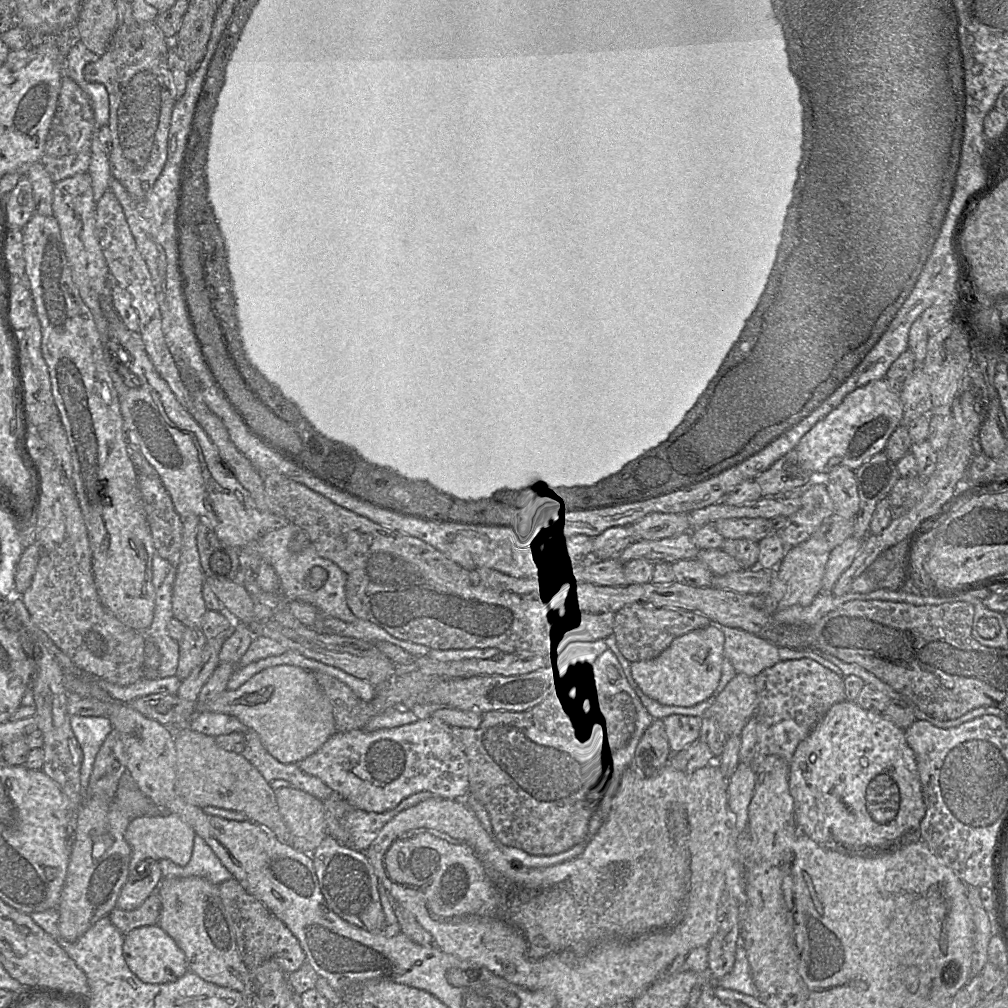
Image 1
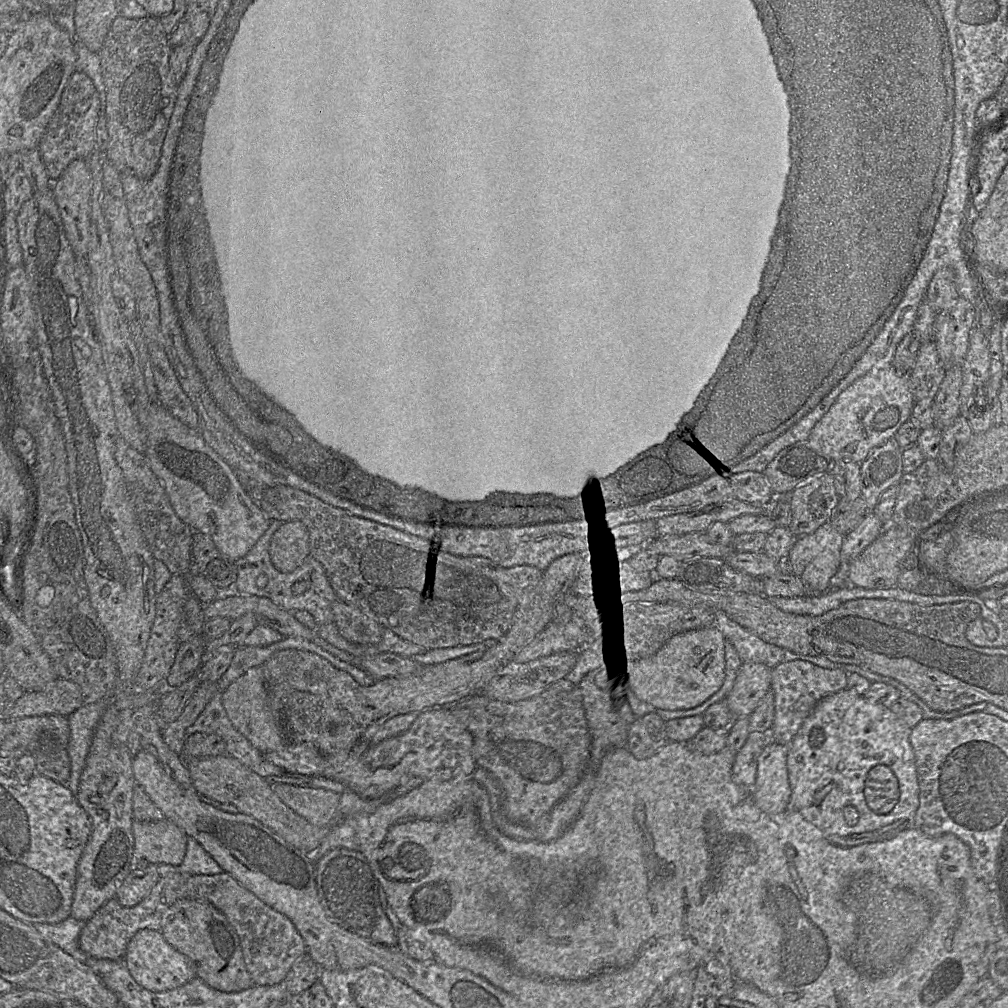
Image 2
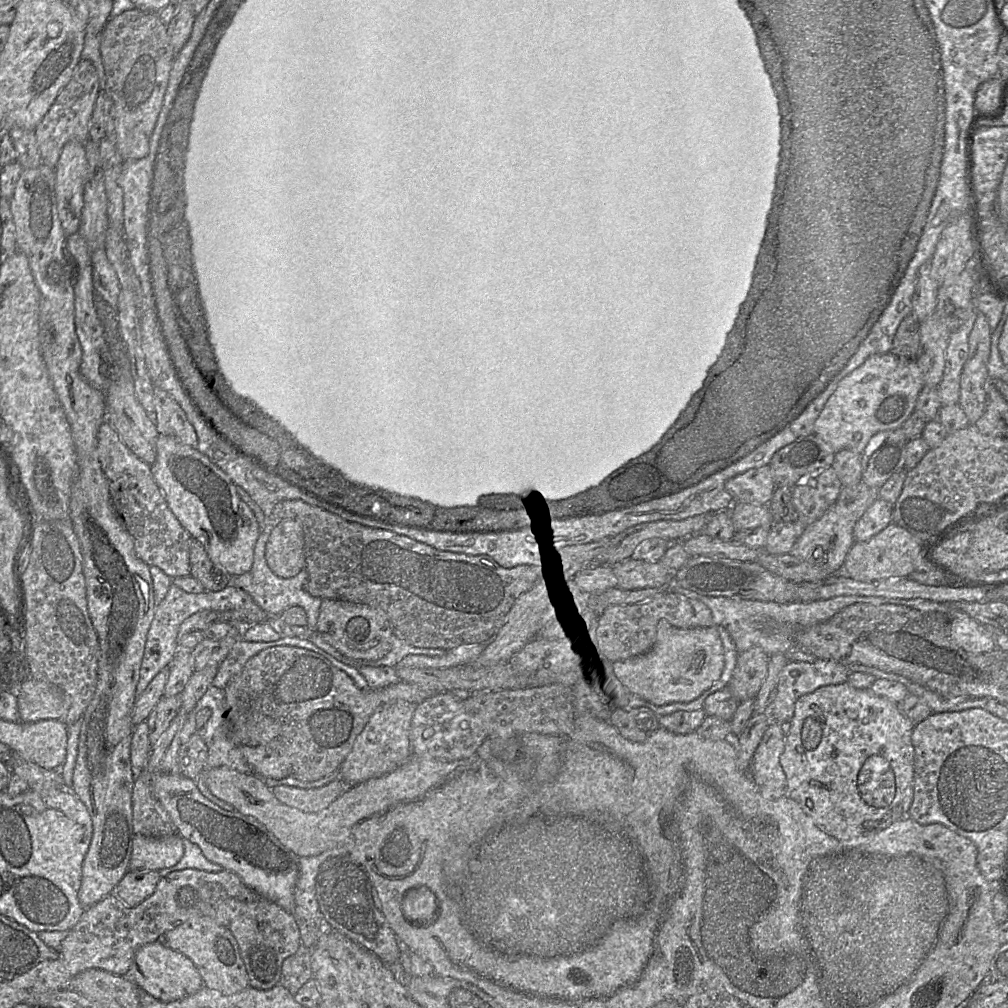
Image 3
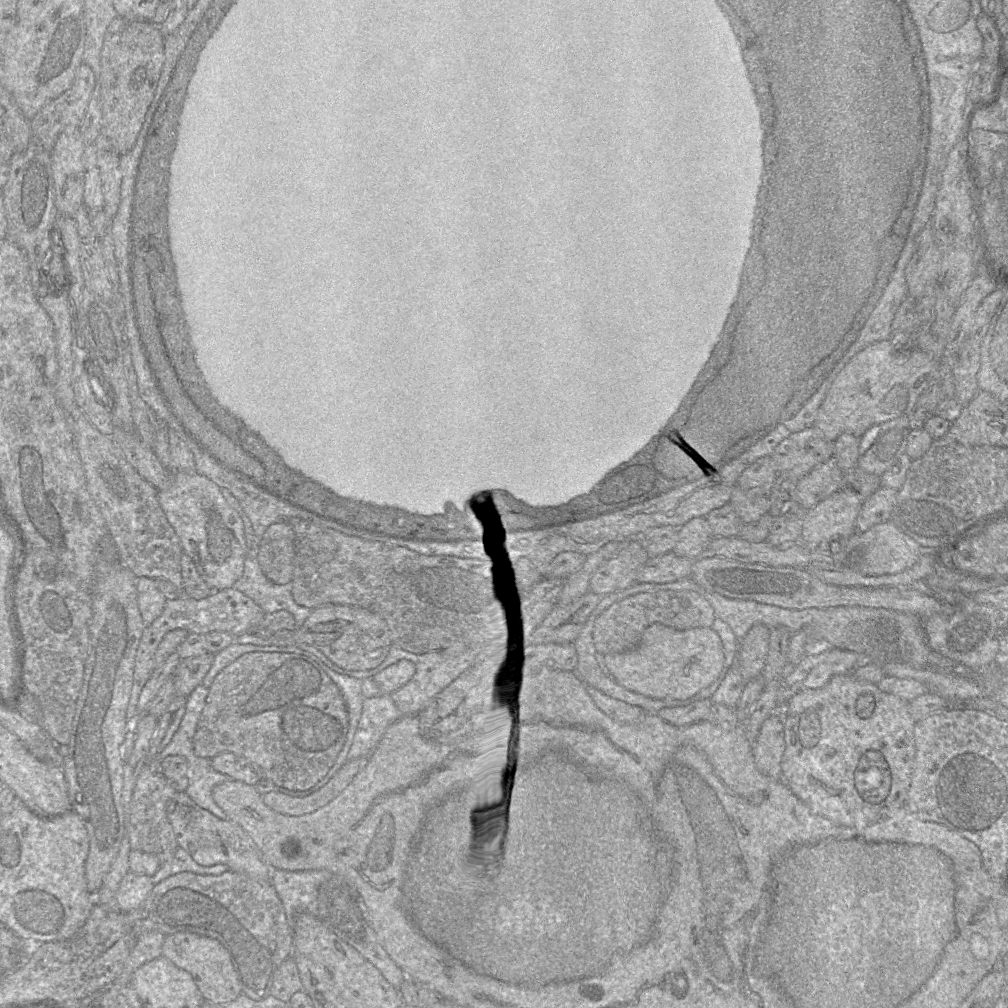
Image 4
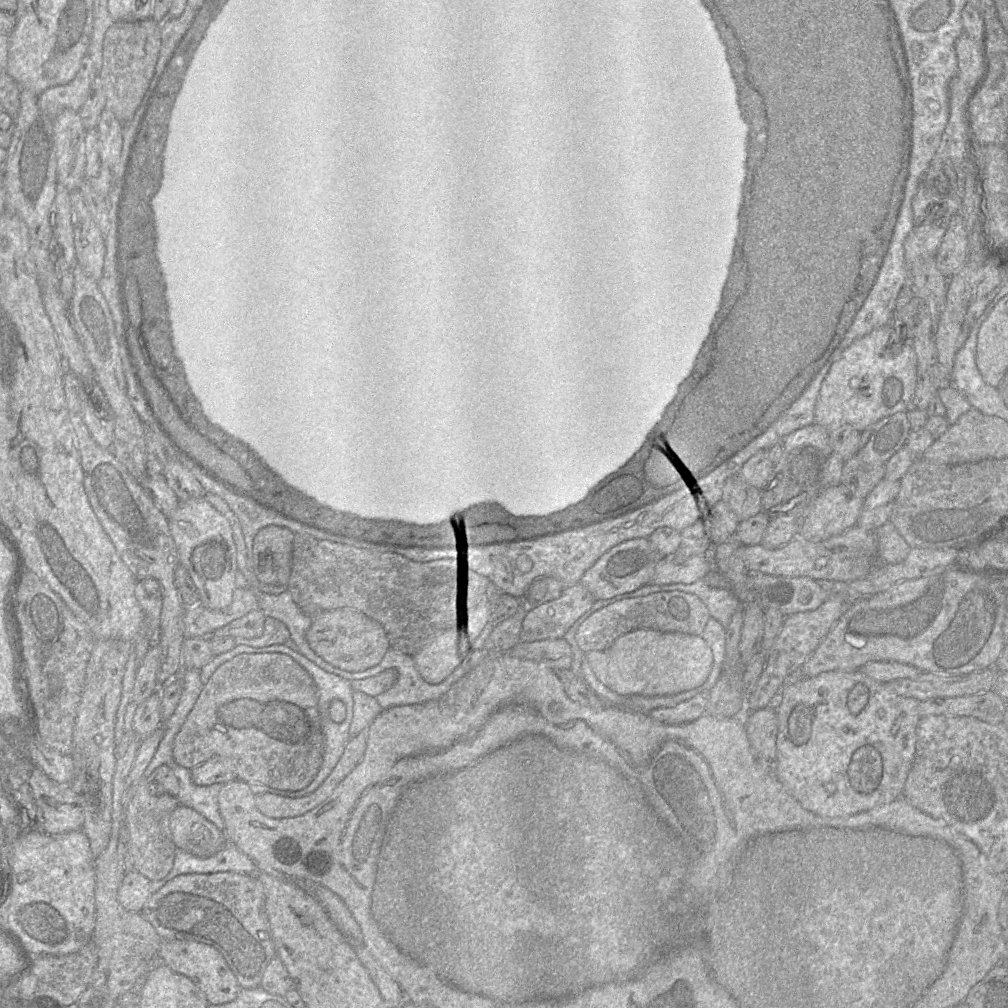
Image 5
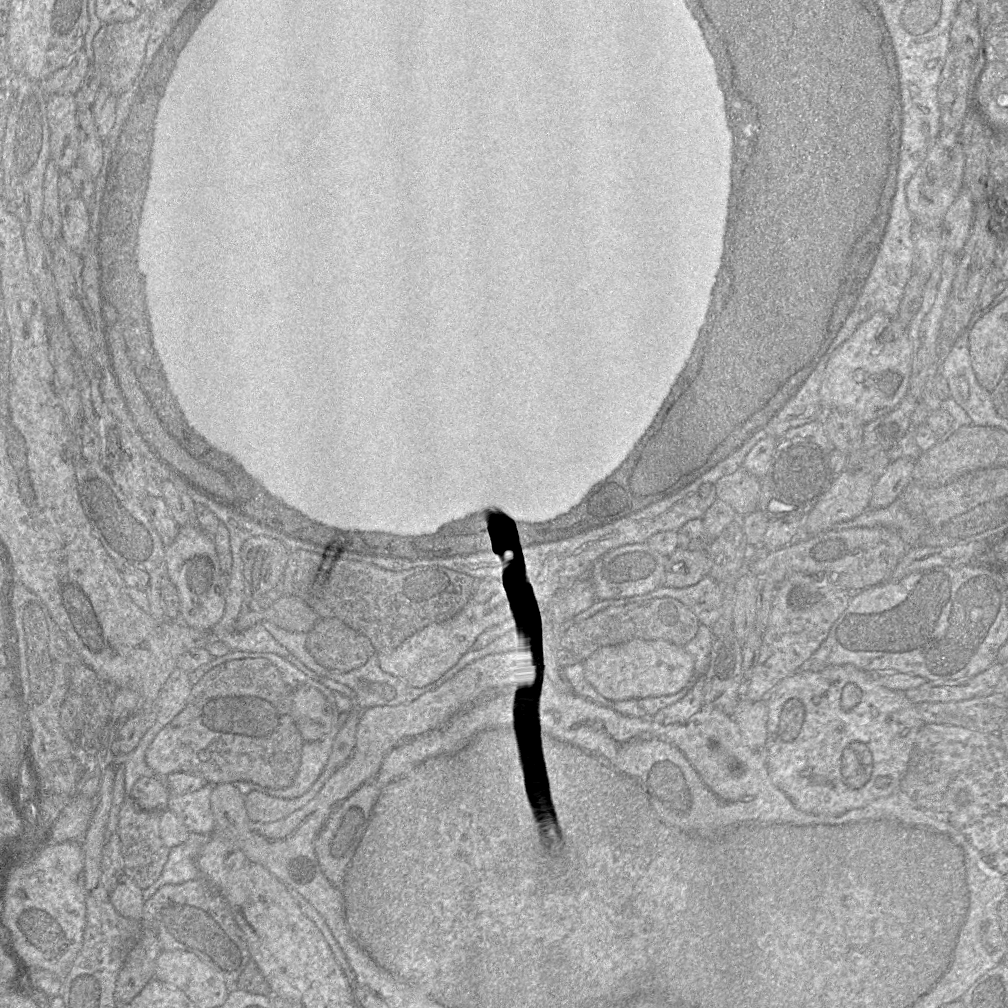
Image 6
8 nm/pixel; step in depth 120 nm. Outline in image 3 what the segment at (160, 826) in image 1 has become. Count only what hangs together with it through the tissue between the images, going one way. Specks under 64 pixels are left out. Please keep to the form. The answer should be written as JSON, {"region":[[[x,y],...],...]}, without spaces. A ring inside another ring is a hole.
{"region":[[[177,833],[159,838],[134,834],[128,869],[159,871],[175,865],[182,855],[183,838]]]}

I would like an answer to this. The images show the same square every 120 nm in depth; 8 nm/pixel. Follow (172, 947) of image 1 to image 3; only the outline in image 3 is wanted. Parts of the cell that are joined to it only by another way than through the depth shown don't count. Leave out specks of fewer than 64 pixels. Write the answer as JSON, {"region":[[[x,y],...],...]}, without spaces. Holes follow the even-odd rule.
{"region":[[[159,941],[146,944],[136,951],[129,977],[139,989],[163,1003],[193,995],[204,986],[192,961],[182,953],[165,947]]]}

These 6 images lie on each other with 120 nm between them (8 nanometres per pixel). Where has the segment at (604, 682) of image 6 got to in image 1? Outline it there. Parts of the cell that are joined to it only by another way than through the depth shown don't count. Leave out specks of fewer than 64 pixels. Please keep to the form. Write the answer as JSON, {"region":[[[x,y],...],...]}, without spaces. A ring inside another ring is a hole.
{"region":[[[711,624],[676,638],[657,659],[631,664],[631,674],[642,692],[657,704],[688,708],[708,700],[722,676],[724,633]]]}

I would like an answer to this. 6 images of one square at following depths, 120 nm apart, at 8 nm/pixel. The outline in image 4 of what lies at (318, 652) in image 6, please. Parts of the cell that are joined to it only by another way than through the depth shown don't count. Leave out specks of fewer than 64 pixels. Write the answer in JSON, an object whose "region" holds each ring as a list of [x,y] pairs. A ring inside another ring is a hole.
{"region":[[[327,604],[315,608],[294,634],[296,643],[309,644],[346,671],[376,668],[385,660],[392,645],[387,623],[379,615],[351,605]]]}

